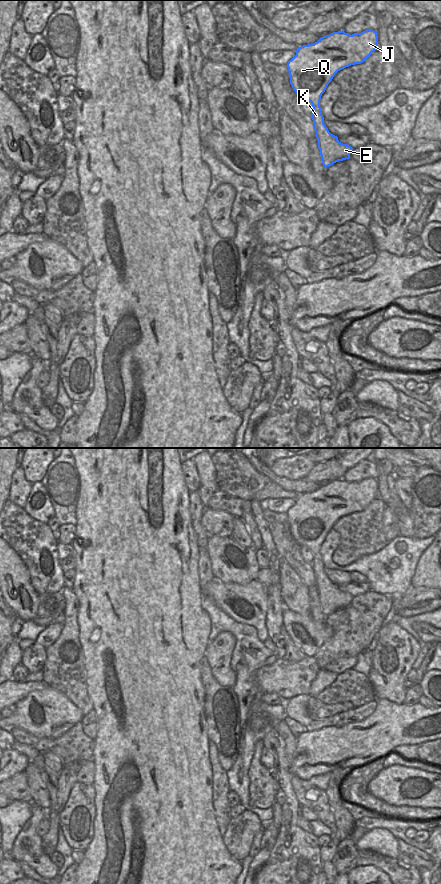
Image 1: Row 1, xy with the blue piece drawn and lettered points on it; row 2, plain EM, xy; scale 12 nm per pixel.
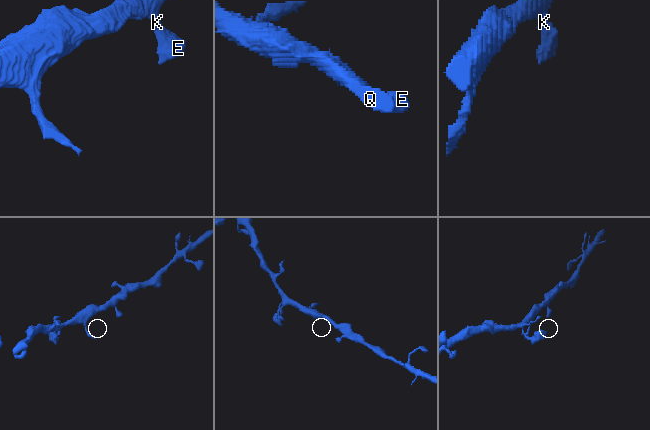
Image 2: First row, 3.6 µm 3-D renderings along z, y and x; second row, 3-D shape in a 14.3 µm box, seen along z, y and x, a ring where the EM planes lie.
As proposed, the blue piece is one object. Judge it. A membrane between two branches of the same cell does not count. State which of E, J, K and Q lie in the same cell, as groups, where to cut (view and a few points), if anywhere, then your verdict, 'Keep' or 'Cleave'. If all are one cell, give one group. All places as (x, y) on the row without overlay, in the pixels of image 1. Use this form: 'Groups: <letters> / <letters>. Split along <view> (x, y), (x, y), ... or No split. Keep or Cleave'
Groups: E J K Q. No split. Keep

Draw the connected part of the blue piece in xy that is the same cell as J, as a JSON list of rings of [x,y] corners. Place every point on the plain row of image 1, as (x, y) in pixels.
[[[367,477],[361,481],[350,483],[342,478],[321,485],[314,492],[298,495],[296,503],[289,508],[286,513],[293,538],[300,547],[306,546],[312,552],[313,561],[311,565],[316,580],[321,609],[325,616],[338,609],[350,607],[353,596],[347,592],[341,591],[338,585],[331,582],[324,572],[324,565],[320,555],[321,544],[338,519],[351,513],[363,511],[377,496],[377,479]]]

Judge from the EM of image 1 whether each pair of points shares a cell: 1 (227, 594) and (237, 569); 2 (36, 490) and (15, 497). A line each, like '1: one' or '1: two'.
1: two
2: two

